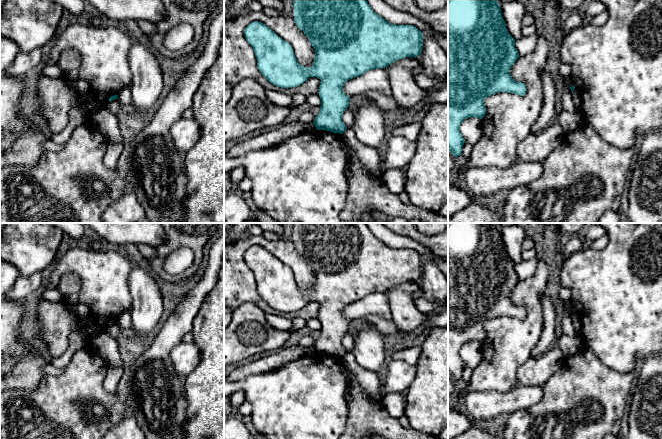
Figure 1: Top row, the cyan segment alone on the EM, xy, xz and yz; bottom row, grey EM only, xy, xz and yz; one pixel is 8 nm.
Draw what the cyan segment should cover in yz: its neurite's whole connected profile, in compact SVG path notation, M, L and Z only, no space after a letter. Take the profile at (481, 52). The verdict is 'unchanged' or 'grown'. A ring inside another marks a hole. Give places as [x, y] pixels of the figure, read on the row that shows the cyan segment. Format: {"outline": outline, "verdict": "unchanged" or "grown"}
{"outline": "M448 0L448 150L453 156L462 154L465 142L460 132L461 123L469 117L482 119L485 116L486 97L499 92L526 94L526 85L514 80L510 74L519 57L515 39L506 28L498 0Z", "verdict": "unchanged"}

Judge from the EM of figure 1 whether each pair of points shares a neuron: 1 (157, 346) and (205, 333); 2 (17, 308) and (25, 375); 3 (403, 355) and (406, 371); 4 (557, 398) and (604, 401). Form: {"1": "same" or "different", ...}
{"1": "different", "2": "same", "3": "different", "4": "same"}

